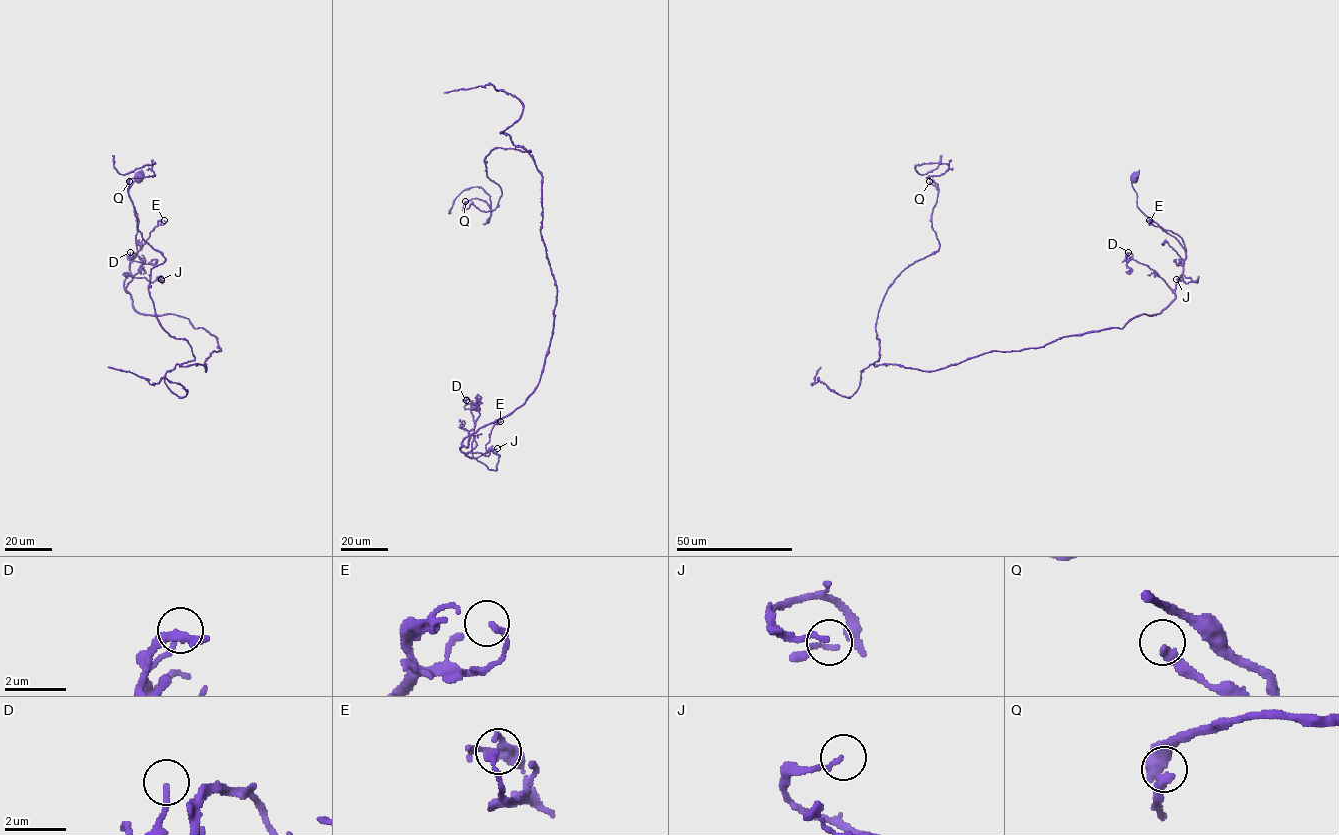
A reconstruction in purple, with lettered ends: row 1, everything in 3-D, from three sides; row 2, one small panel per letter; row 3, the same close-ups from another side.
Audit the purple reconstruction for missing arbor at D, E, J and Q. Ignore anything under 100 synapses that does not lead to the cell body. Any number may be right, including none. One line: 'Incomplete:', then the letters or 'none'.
Incomplete: none

